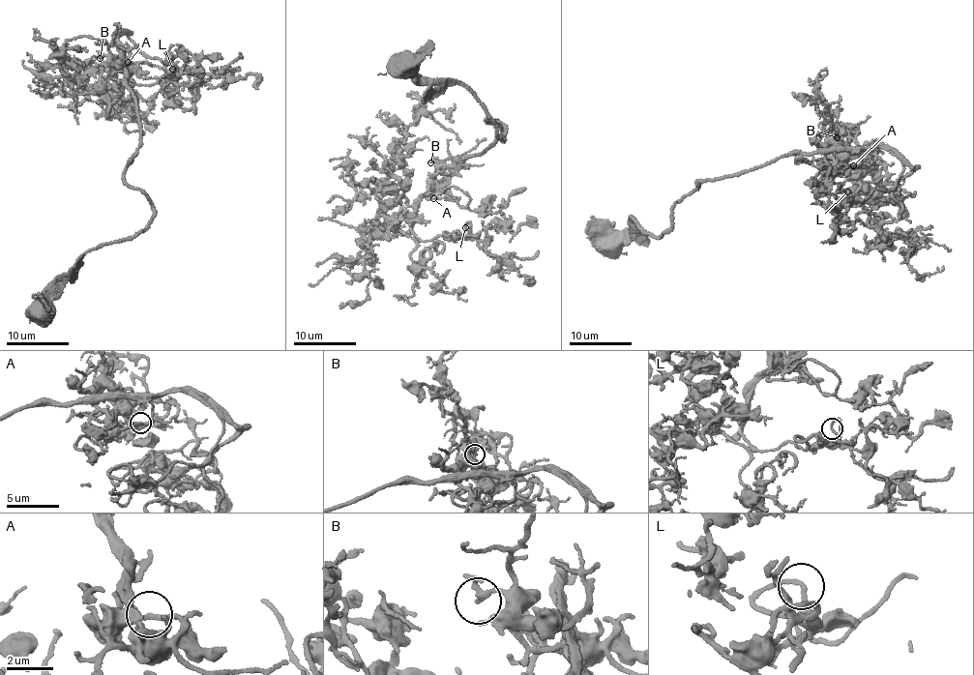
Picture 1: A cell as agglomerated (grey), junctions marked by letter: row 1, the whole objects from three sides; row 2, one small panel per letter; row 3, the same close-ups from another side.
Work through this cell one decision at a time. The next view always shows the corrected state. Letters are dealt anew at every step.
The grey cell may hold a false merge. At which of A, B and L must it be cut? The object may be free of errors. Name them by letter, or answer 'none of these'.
none of these

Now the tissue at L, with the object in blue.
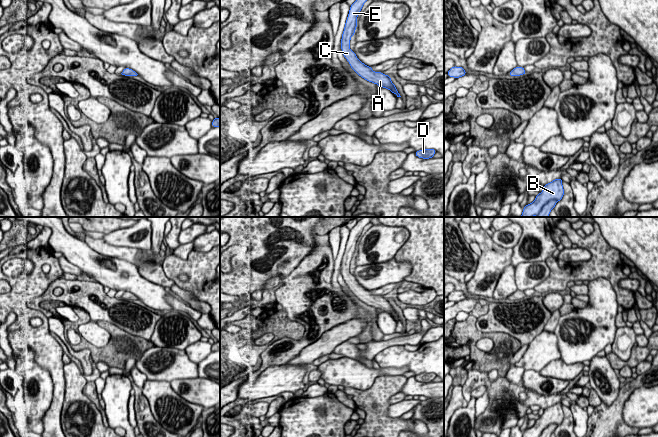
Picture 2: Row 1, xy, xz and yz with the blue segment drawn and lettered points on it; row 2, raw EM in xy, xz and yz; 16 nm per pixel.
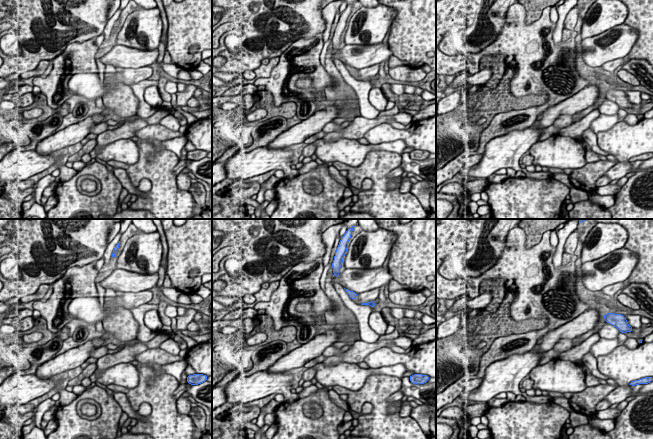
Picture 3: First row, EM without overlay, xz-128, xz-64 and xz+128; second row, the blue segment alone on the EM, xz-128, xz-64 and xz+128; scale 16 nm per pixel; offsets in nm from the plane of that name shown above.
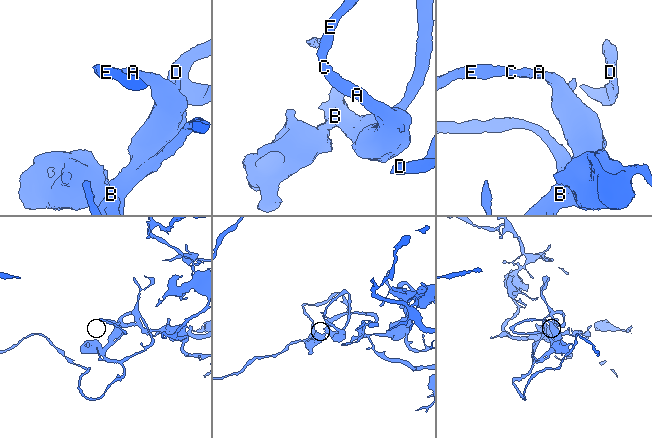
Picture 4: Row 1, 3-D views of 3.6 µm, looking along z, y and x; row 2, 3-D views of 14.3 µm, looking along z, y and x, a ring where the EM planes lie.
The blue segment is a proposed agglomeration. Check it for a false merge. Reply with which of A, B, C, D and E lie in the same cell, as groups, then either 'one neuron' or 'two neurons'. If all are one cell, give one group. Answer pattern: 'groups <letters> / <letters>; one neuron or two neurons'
groups A B C D E; one neuron

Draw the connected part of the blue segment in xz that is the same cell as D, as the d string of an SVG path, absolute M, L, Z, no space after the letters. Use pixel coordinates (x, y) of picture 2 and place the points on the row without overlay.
M422 373L415 376L415 379L419 382L430 383L436 377L435 373Z

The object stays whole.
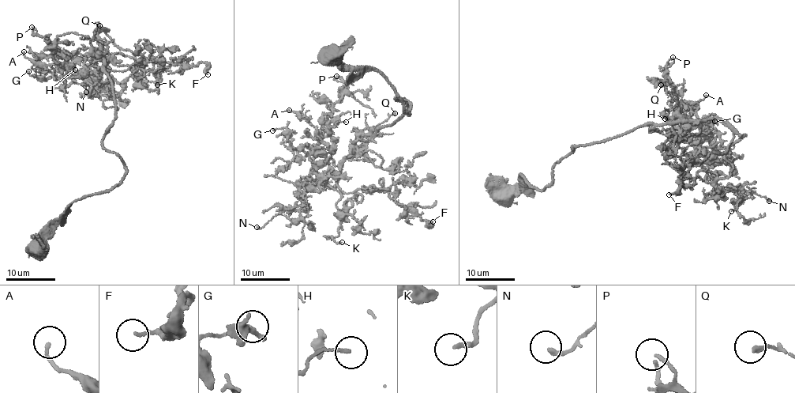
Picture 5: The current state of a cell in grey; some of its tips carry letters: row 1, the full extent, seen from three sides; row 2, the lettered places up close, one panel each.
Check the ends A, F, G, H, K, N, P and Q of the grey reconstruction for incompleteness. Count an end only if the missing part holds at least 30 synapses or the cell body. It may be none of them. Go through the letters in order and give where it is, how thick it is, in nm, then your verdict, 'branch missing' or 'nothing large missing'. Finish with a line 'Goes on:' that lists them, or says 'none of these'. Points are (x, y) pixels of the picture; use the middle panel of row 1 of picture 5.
A: place (289, 110); calibre 160 nm; nothing large missing
F: place (433, 221); calibre 120 nm; nothing large missing
G: place (272, 130); calibre 80 nm; nothing large missing
H: place (346, 122); calibre 130 nm; nothing large missing
K: place (342, 242); calibre 200 nm; branch missing
N: place (256, 227); calibre 200 nm; nothing large missing
P: place (336, 76); calibre 130 nm; nothing large missing
Q: place (395, 113); calibre 170 nm; nothing large missing
Goes on: K

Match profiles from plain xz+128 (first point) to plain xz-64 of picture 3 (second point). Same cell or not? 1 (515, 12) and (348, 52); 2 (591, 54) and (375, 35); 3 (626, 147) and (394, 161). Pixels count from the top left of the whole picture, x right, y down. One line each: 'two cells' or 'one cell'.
1: two cells
2: two cells
3: two cells

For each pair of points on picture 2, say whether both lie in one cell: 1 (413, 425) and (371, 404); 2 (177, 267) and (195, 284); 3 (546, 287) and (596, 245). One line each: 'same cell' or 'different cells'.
1: same cell
2: same cell
3: same cell

